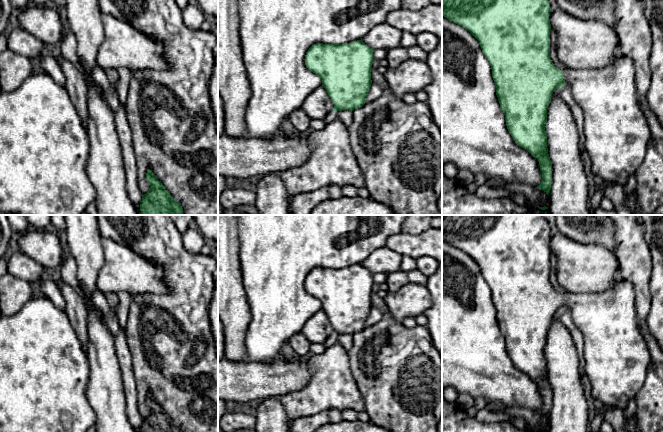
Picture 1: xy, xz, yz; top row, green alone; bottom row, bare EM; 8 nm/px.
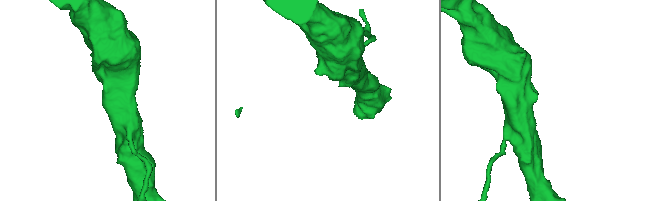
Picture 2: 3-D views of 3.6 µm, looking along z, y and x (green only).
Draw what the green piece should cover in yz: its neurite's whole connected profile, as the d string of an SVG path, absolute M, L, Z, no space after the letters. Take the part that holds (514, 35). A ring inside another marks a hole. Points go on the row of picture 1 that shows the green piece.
M442 0L442 16L467 29L478 40L489 61L507 129L515 143L539 162L542 182L536 188L543 190L547 195L551 190L552 163L548 154L545 124L552 94L564 84L571 88L574 100L583 110L586 160L590 173L600 176L606 185L625 185L644 161L650 140L650 128L637 103L635 64L632 59L620 54L612 64L601 69L557 69L550 58L550 12L548 0Z

